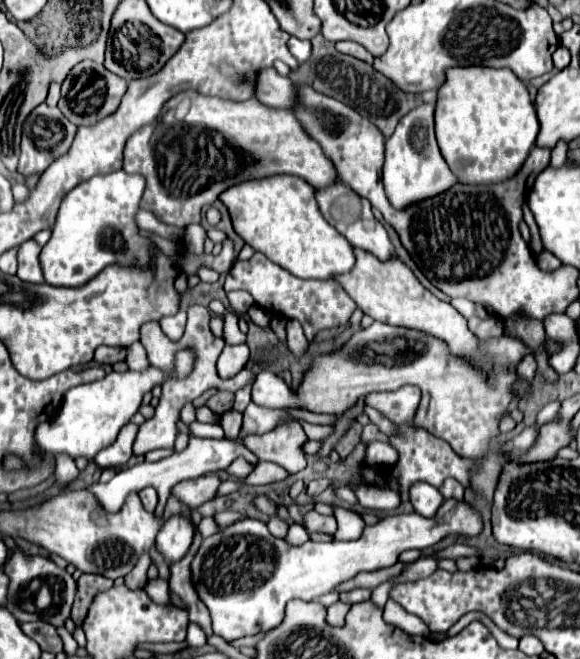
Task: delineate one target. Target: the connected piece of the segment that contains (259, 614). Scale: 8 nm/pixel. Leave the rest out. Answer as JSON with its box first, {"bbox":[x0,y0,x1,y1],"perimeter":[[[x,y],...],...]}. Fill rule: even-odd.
{"bbox":[192,498,482,642],"perimeter":[[[454,498],[444,500],[432,518],[424,518],[416,512],[394,514],[378,520],[374,526],[366,526],[358,540],[308,540],[298,548],[274,538],[264,522],[244,518],[222,532],[204,538],[192,562],[192,582],[210,610],[214,634],[232,642],[236,638],[276,628],[284,618],[286,602],[294,598],[306,602],[318,600],[322,594],[332,592],[334,586],[354,578],[358,572],[394,566],[404,550],[430,548],[450,534],[472,538],[480,532],[482,516],[466,500],[458,502]]]}

